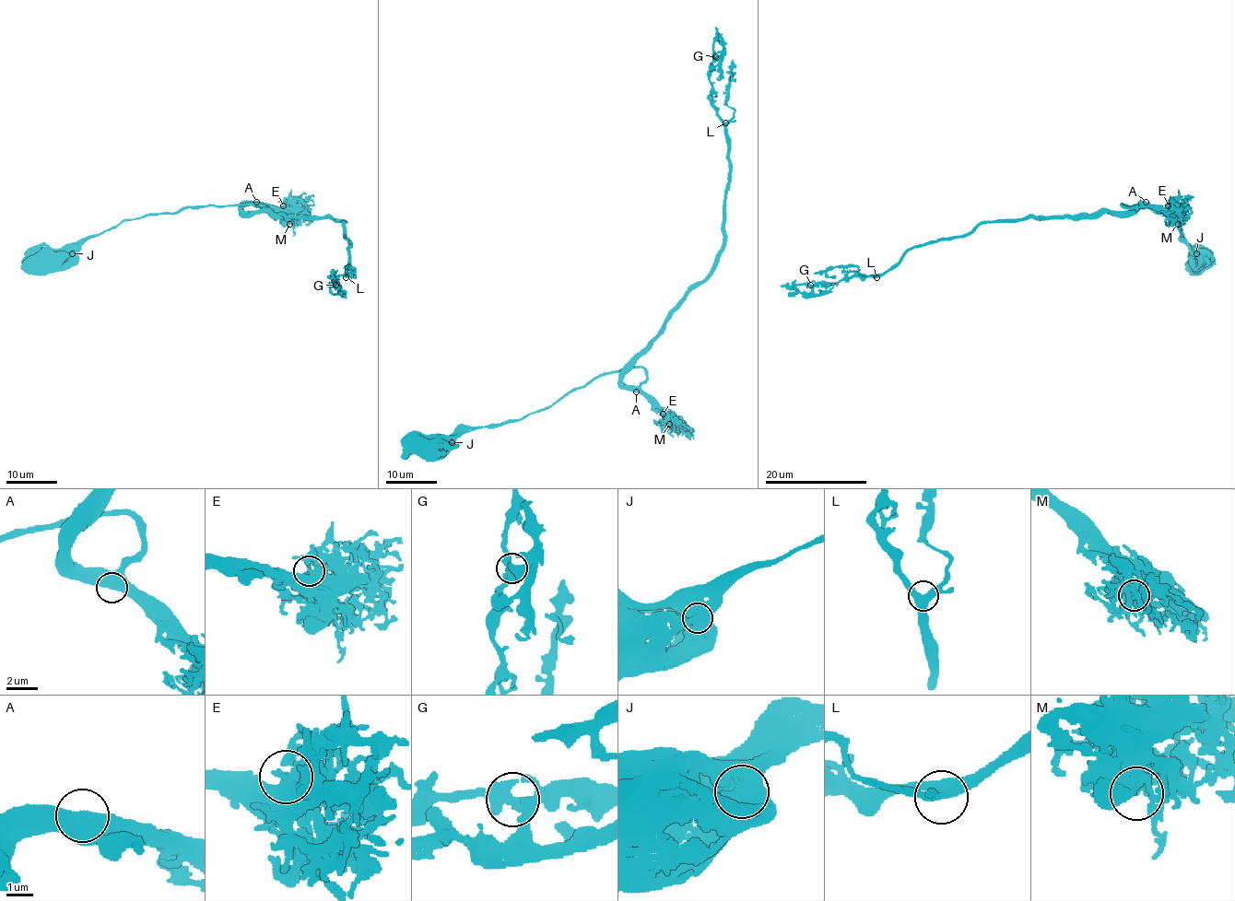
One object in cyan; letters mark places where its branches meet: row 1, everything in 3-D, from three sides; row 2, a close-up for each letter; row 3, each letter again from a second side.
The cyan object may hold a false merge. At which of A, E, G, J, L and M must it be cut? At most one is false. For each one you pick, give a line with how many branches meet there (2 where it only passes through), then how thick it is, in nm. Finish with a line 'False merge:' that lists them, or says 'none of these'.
False merge: none of these

